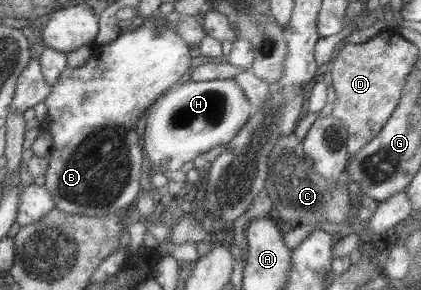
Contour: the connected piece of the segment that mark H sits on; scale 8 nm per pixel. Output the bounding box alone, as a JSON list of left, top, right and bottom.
[141,78,253,174]

